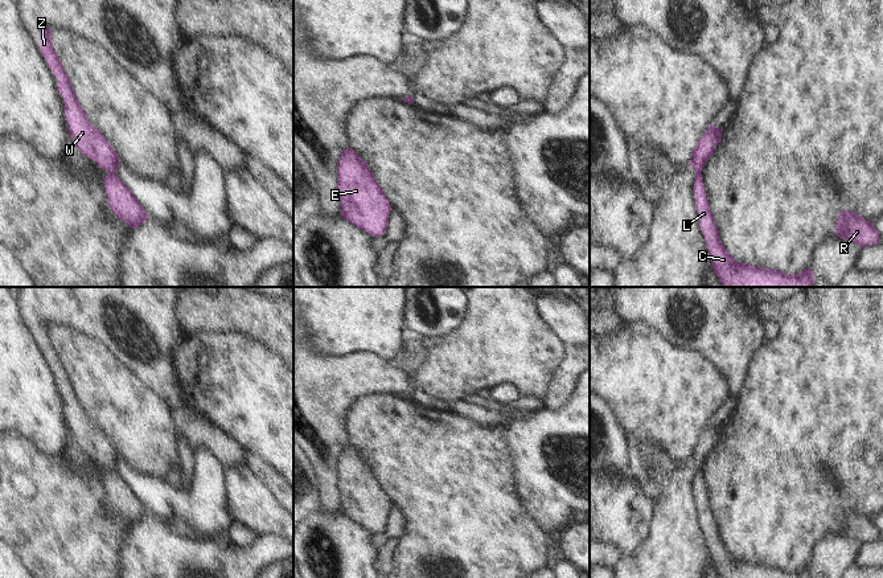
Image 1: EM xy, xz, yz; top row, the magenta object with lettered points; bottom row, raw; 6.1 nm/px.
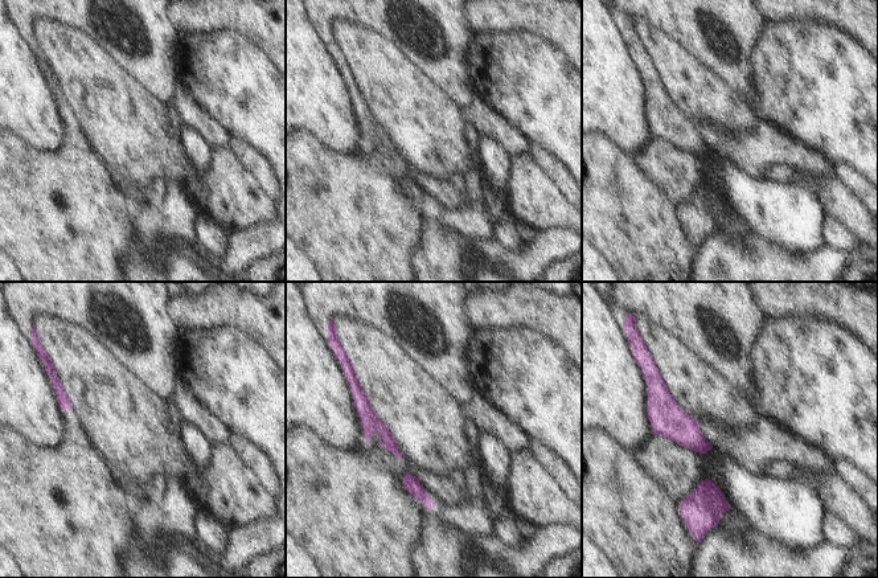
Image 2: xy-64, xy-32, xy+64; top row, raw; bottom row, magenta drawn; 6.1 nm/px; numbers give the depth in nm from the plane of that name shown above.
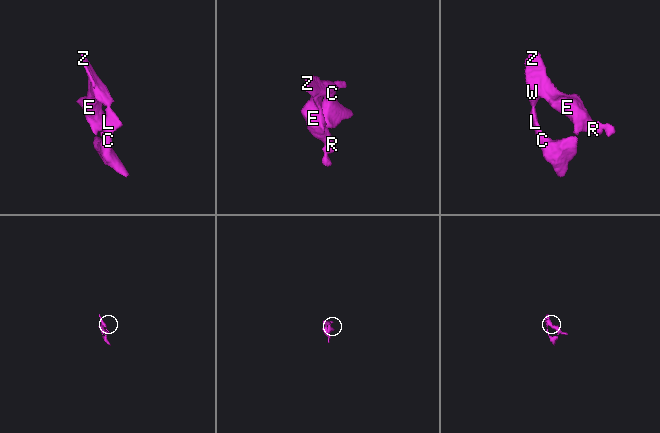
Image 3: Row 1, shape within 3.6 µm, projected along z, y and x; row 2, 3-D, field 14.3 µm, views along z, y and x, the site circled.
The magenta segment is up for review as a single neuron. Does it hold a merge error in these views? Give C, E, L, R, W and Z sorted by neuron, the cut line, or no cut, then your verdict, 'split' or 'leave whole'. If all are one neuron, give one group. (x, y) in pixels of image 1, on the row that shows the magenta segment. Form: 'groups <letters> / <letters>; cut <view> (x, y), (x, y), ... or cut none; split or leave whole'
groups C E L R W Z; cut none; leave whole

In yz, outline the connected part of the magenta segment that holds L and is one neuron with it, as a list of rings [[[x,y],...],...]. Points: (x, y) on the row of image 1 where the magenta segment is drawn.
[[[711,123],[693,149],[693,157],[690,160],[691,167],[697,172],[694,194],[698,218],[714,271],[720,279],[722,287],[814,287],[816,275],[809,268],[805,268],[800,274],[787,274],[738,262],[722,243],[701,173],[709,157],[716,149],[716,144],[722,142],[722,131],[723,127],[716,128]]]

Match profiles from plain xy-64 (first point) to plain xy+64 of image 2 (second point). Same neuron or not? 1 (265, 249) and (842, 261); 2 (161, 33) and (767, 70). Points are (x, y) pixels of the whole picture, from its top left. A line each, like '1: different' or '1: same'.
1: same
2: different

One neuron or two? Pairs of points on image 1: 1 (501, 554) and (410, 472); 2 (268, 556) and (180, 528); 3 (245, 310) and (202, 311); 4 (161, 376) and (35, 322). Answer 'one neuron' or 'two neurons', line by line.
1: one neuron
2: two neurons
3: one neuron
4: one neuron

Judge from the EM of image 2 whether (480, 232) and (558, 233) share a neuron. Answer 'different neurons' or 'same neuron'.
different neurons

